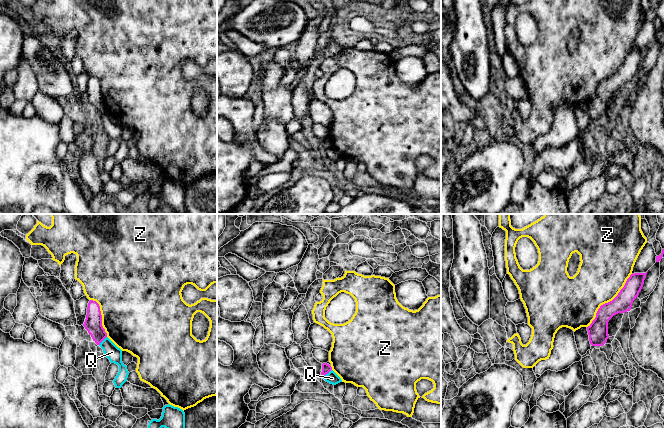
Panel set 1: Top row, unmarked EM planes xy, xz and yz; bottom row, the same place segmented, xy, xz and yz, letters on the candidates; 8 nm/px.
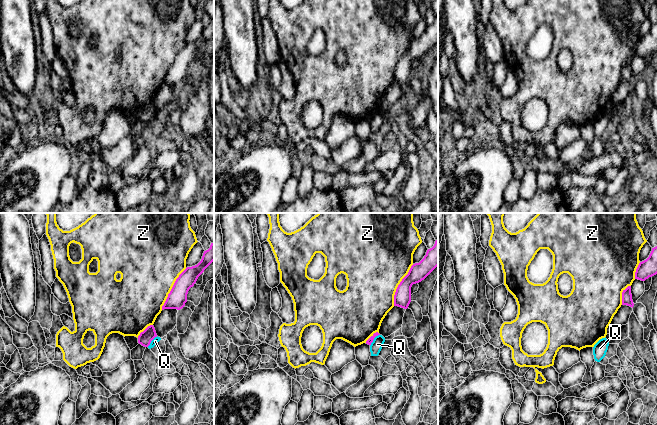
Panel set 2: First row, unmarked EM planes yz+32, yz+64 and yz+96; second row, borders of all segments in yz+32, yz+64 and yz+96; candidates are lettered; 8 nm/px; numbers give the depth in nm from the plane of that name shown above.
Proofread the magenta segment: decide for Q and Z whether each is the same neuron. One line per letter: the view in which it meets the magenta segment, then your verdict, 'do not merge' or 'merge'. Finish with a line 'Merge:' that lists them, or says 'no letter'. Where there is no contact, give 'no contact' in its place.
Q: contact in xy; do not merge
Z: contact in yz; do not merge
Merge: no letter

